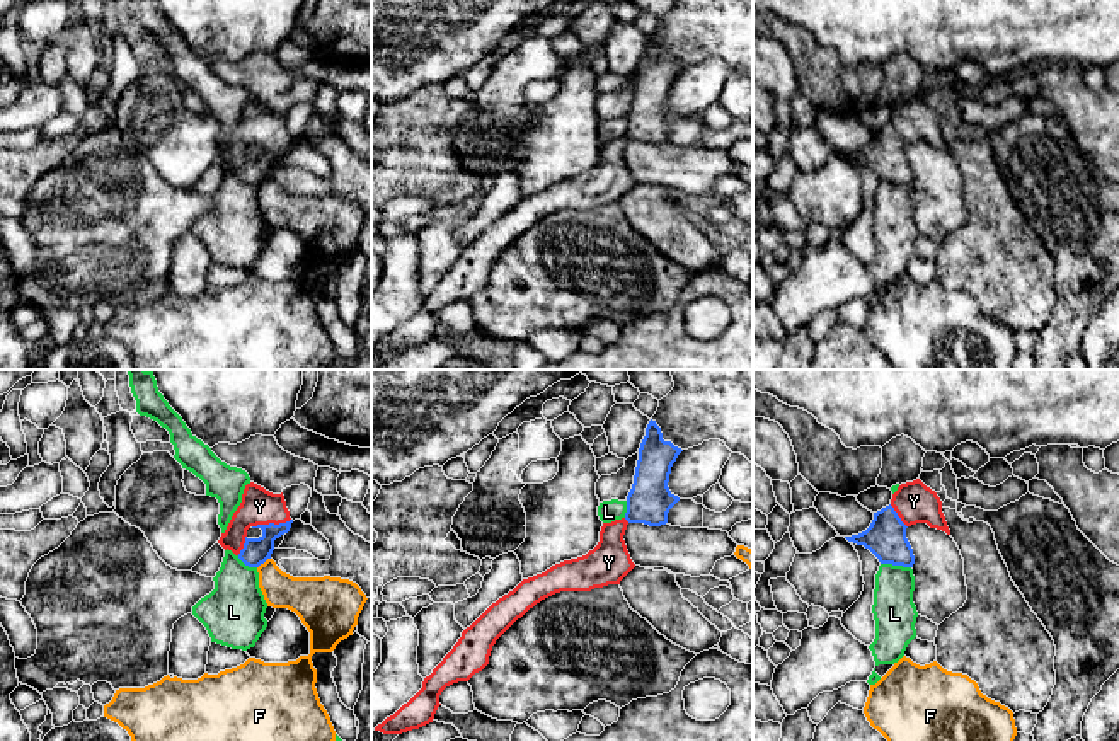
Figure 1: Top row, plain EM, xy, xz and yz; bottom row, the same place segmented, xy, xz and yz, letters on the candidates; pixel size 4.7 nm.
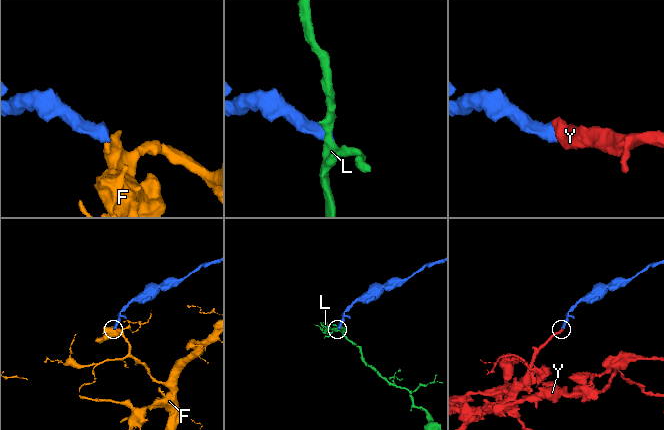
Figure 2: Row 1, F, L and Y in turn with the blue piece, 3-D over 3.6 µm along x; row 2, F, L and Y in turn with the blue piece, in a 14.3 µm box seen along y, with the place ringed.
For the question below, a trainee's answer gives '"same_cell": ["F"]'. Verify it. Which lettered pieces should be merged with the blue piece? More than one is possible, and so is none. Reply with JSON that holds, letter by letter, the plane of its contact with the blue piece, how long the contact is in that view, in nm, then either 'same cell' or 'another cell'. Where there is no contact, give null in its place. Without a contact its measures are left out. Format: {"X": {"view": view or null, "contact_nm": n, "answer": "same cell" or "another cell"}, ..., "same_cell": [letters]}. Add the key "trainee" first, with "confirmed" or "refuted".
{"trainee": "refuted", "F": {"view": "xy", "contact_nm": 80, "answer": "another cell"}, "L": {"view": "yz", "contact_nm": 150, "answer": "another cell"}, "Y": {"view": "xy", "contact_nm": 190, "answer": "same cell"}, "same_cell": ["Y"]}

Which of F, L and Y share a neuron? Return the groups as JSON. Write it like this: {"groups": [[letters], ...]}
{"groups": [["F"], ["L"], ["Y"]]}

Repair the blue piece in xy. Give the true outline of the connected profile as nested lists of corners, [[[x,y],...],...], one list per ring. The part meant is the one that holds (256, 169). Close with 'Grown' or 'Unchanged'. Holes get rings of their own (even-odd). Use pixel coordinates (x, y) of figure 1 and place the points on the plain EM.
[[[250,101],[218,162],[245,184],[259,186],[271,177],[274,158],[288,152],[291,141],[283,111],[273,112]]]. Grown

